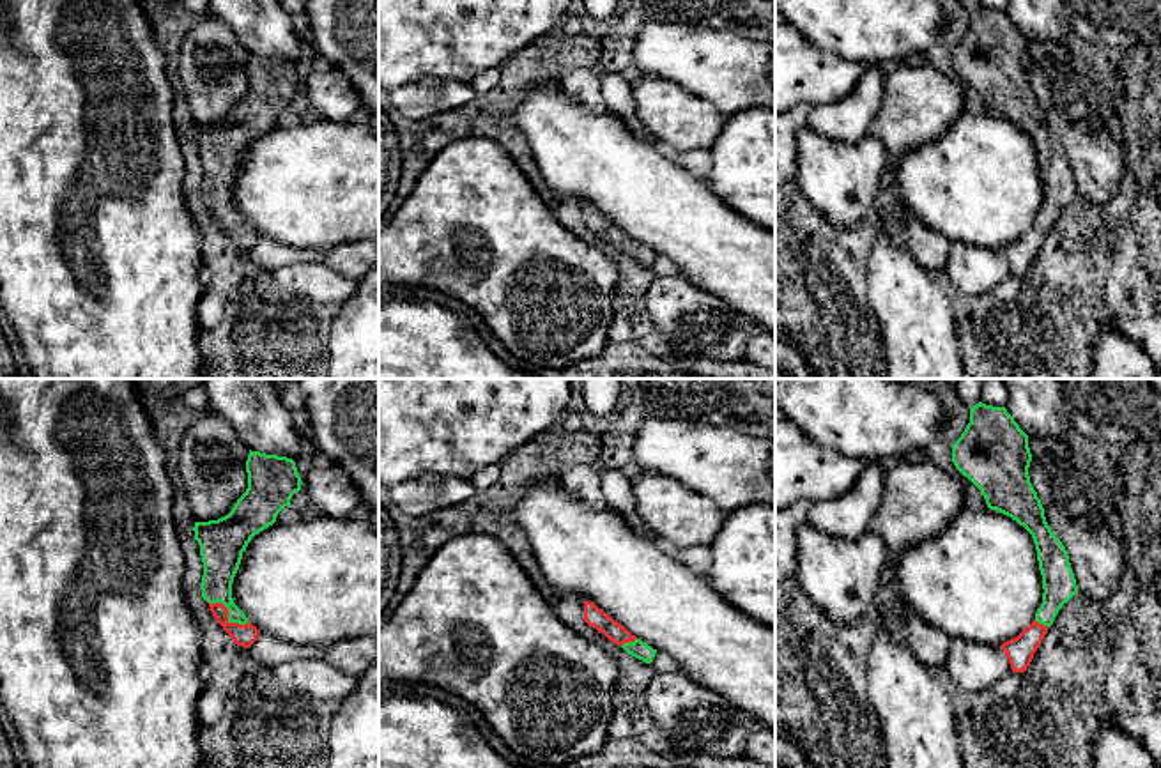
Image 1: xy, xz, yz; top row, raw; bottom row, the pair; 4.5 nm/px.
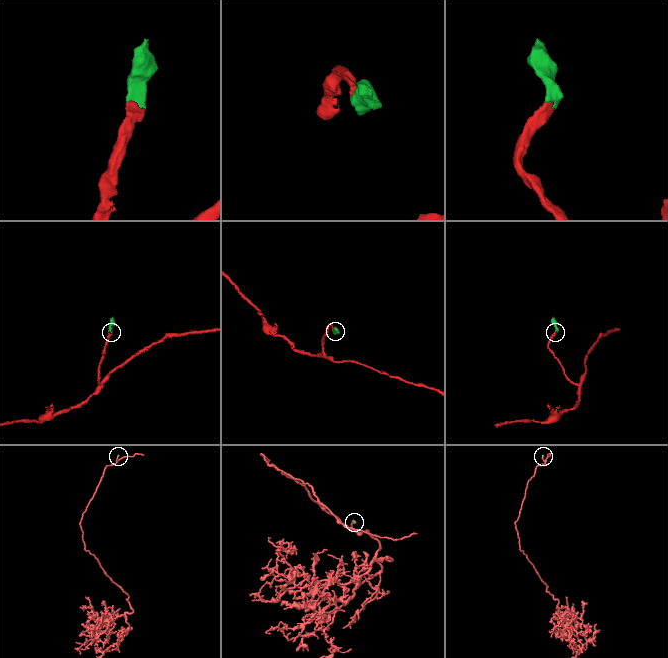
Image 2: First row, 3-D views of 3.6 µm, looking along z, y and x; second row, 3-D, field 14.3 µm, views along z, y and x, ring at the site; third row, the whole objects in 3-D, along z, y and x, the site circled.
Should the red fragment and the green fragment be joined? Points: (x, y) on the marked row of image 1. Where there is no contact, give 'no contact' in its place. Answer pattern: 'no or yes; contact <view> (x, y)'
yes; contact xy (227, 614)

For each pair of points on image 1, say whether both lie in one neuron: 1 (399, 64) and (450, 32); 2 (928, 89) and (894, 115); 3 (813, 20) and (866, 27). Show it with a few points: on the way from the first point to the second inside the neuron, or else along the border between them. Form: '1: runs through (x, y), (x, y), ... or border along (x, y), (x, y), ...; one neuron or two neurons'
1: runs through (411, 52), (430, 32), (438, 32); one neuron
2: runs through (919, 98), (903, 114); one neuron
3: runs through (825, 20), (853, 20); one neuron

